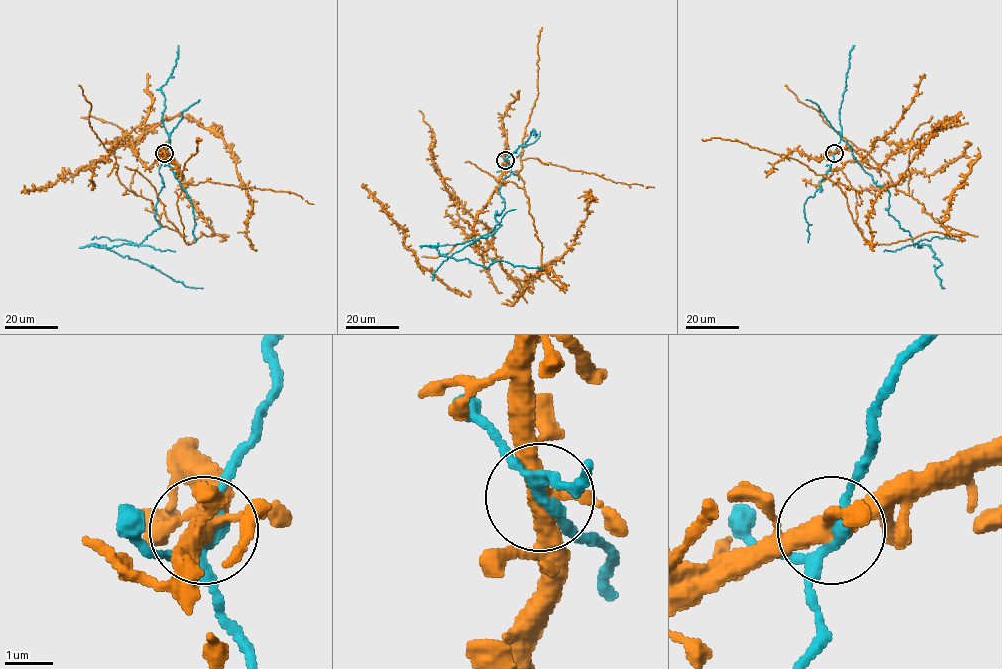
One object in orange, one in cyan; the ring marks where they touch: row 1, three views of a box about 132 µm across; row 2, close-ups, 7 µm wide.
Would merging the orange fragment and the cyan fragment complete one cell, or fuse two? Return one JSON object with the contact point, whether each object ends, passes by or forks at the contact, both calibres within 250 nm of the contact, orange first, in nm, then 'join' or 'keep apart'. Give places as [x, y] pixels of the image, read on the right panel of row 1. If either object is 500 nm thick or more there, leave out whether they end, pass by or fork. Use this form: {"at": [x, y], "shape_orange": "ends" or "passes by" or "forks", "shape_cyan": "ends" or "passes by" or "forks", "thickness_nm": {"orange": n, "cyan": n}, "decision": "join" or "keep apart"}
{"at": [834, 153], "shape_orange": "forks", "shape_cyan": "forks", "thickness_nm": {"orange": 360, "cyan": 190}, "decision": "keep apart"}

